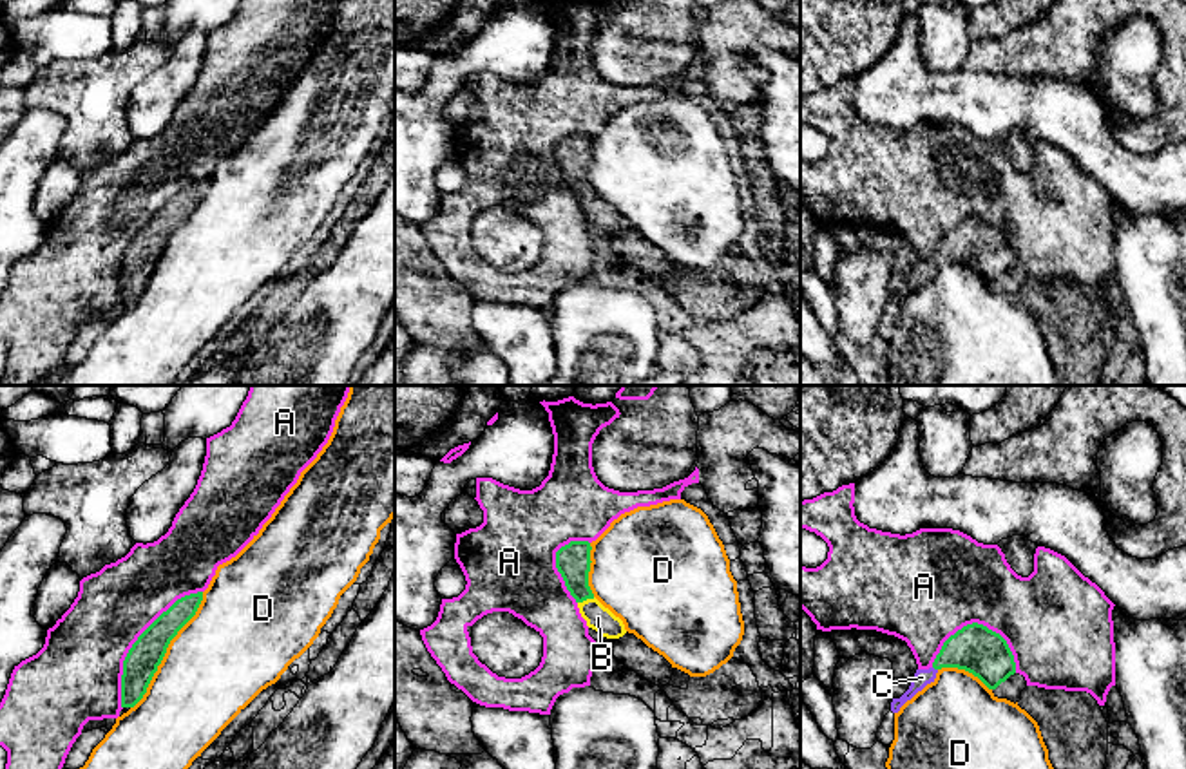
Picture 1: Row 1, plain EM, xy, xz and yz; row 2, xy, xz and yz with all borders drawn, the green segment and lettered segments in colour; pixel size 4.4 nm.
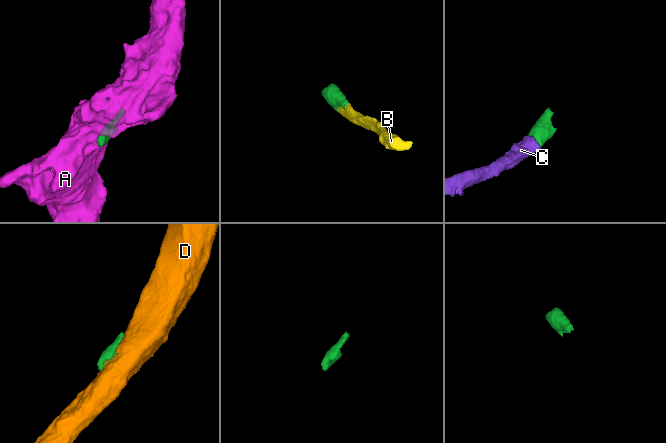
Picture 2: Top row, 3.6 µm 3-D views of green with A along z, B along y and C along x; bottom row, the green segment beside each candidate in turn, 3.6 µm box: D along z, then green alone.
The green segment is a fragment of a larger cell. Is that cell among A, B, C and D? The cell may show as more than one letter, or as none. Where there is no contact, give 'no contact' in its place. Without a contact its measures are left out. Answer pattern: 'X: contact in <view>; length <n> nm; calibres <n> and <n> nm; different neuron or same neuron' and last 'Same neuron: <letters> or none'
A: contact in xy; length 650 nm; calibres 150 and 360 nm; different neuron
B: contact in xz; length 80 nm; calibres 160 and 120 nm; same neuron
C: contact in yz; length 30 nm; calibres 220 and 80 nm; same neuron
D: contact in xy; length 600 nm; calibres 150 and 460 nm; different neuron
Same neuron: B, C

